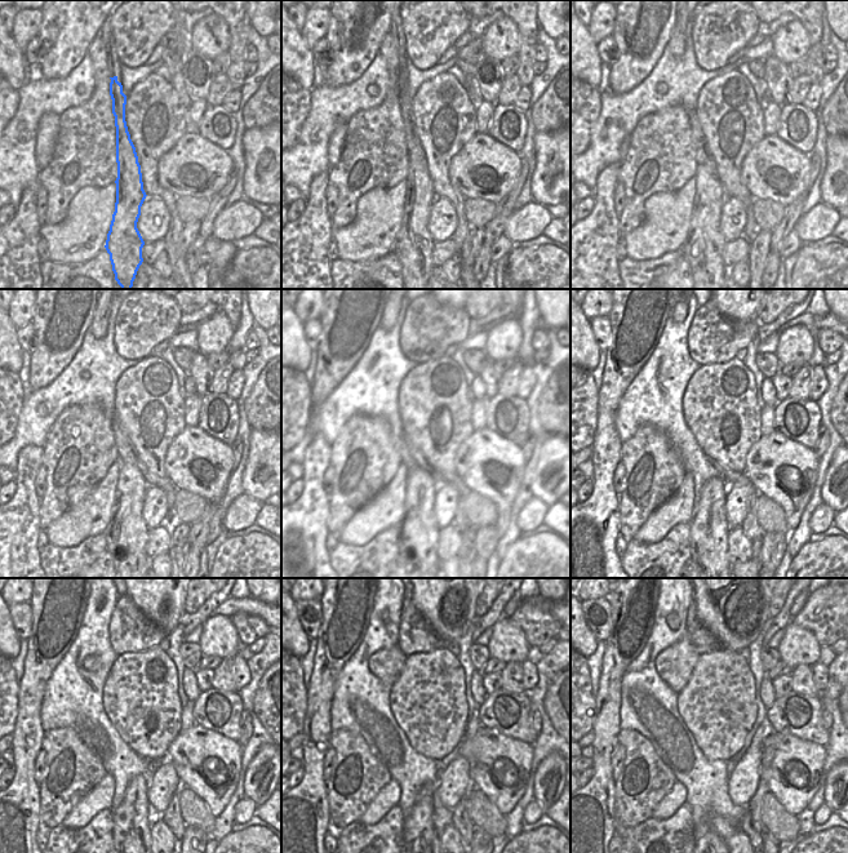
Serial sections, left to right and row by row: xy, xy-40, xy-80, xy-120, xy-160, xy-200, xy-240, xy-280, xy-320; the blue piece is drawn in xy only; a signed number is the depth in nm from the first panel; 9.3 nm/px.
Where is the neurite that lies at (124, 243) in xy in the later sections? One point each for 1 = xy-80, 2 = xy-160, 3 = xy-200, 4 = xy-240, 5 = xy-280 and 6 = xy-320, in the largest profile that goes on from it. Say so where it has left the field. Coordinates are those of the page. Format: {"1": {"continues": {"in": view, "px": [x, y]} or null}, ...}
{"1": {"continues": {"in": "xy-80", "px": [704, 248]}}, "2": {"continues": {"in": "xy-160", "px": [418, 531]}}, "3": {"continues": {"in": "xy-200", "px": [709, 531]}}, "4": {"continues": {"in": "xy-240", "px": [131, 830]}}, "5": {"continues": {"in": "xy-280", "px": [421, 840]}}, "6": {"continues": {"in": "xy-320", "px": [711, 840]}}}

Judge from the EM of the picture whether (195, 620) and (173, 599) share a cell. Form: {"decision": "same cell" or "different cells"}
{"decision": "different cells"}

